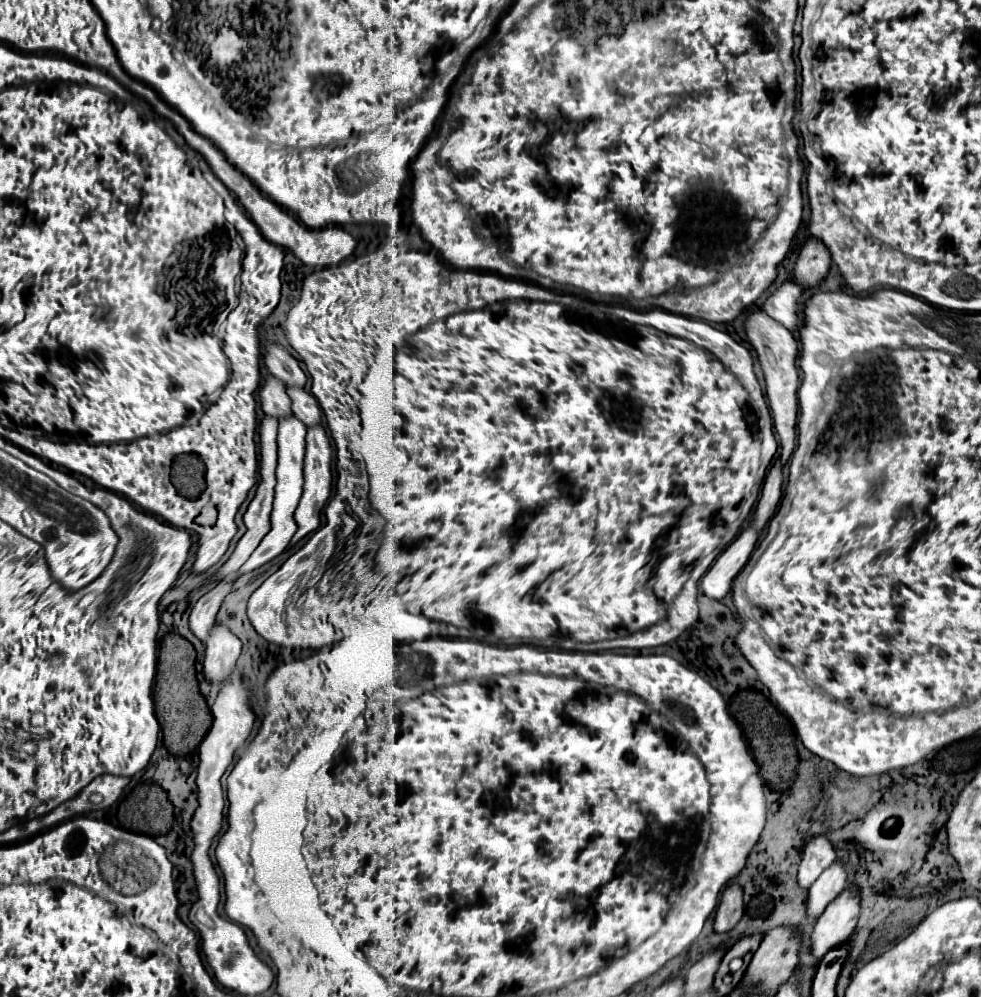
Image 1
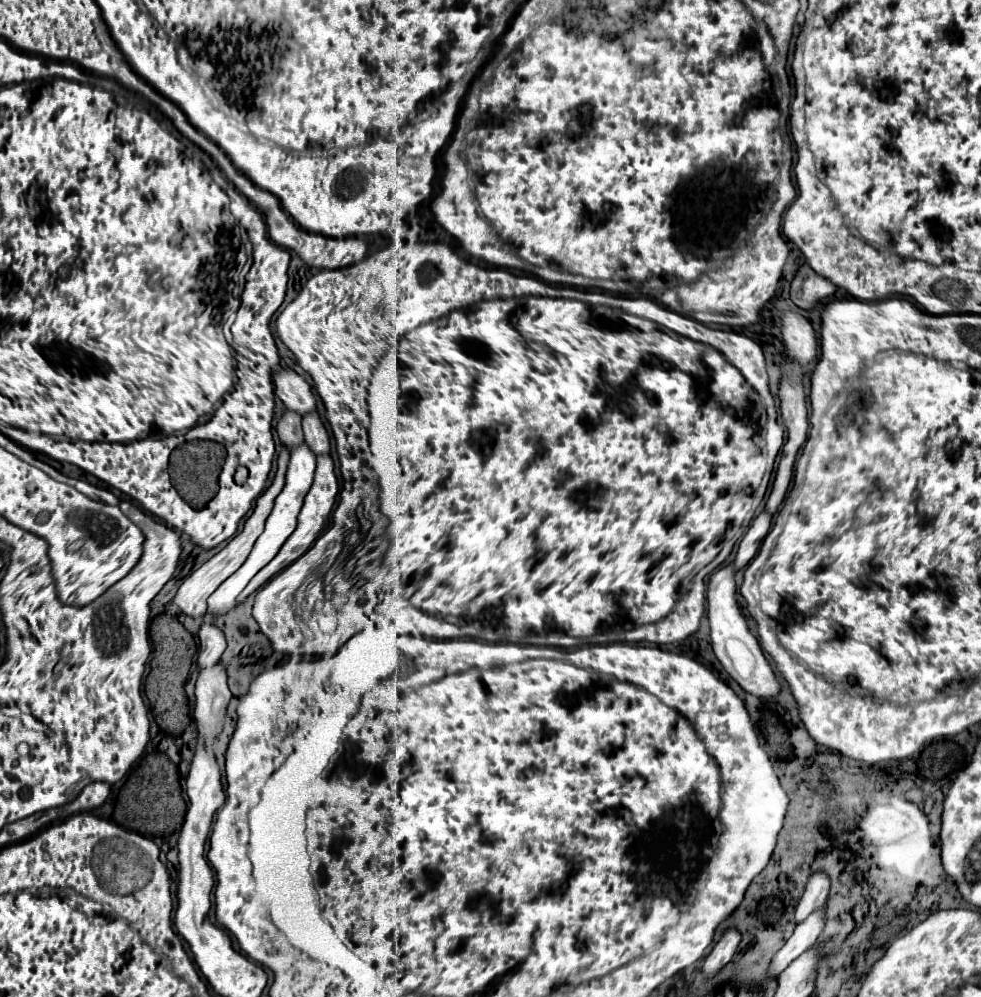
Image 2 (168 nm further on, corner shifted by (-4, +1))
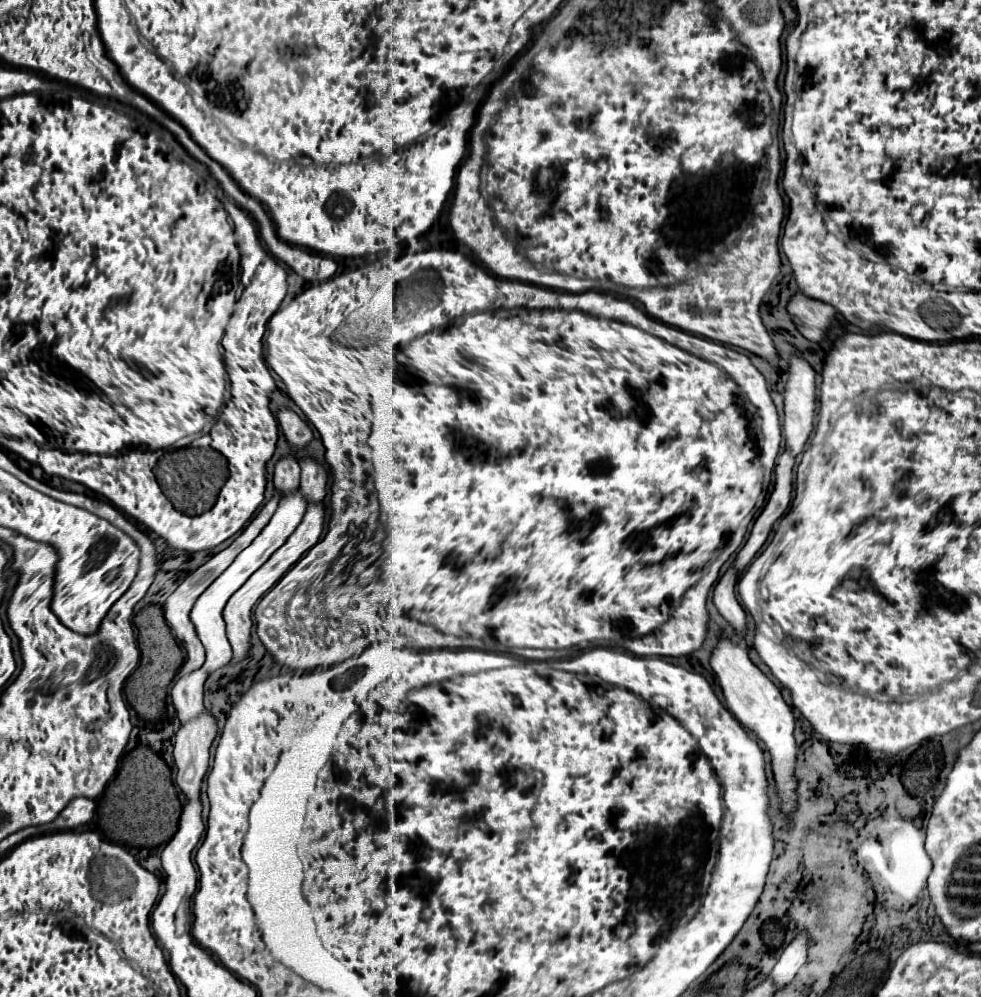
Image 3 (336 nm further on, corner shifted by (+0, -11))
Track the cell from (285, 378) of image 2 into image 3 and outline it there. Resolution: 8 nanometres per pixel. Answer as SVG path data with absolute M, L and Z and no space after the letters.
M281 407L277 411L277 421L279 421L279 425L281 425L281 429L283 429L283 433L285 433L291 447L303 449L311 441L311 437L313 437L311 427L293 409Z

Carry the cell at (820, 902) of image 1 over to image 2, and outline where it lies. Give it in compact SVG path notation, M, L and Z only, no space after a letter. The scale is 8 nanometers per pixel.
M817 911L815 915L807 917L801 925L797 925L795 933L787 939L787 943L771 959L769 977L779 977L779 973L785 971L789 967L789 963L793 963L803 951L807 951L821 935L823 923L825 923L825 915L823 915L823 911Z

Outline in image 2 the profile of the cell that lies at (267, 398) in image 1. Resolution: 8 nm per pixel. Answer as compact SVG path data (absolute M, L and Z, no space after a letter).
M285 411L279 425L277 425L277 433L279 433L279 439L281 443L287 447L287 449L295 449L299 445L303 445L303 431L301 431L301 419L299 415L291 413L291 411Z

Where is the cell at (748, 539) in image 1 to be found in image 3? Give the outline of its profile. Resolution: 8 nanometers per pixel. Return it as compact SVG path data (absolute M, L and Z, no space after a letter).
M719 635L719 641L711 653L709 659L717 681L723 689L725 695L725 703L729 707L729 711L739 719L739 723L757 733L757 737L765 743L767 751L771 753L773 759L773 779L777 781L779 787L779 797L781 797L781 805L779 809L783 813L793 813L795 805L797 805L797 793L795 793L795 777L793 777L793 767L795 767L795 753L797 753L797 745L795 745L795 737L793 737L793 729L795 729L795 717L791 707L785 703L779 687L773 685L773 681L749 659L747 649L739 647L733 639L729 639L727 635Z

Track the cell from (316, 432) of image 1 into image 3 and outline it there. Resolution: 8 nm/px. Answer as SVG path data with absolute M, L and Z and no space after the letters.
M309 503L307 505L307 511L303 515L303 521L299 523L299 527L293 531L293 535L271 555L271 559L261 565L251 577L249 581L229 599L225 611L223 611L223 617L225 617L225 623L227 623L227 637L229 637L229 643L233 647L233 659L243 659L249 651L249 633L251 633L251 611L255 607L255 603L303 557L303 553L307 553L321 537L323 533L323 523L325 523L325 505L323 503Z

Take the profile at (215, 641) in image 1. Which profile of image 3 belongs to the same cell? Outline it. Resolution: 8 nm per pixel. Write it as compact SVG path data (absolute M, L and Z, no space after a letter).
M205 709L201 715L197 715L191 723L183 725L177 735L175 735L175 765L177 765L177 777L175 777L175 783L179 785L179 789L183 791L183 795L187 797L199 797L199 789L201 789L201 781L209 769L209 751L211 751L211 745L217 737L217 719L215 715Z

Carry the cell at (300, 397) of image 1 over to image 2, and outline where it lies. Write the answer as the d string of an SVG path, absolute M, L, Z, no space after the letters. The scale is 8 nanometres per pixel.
M311 413L307 415L307 419L303 419L303 431L305 431L305 443L315 455L329 455L331 449L329 433L323 427L317 413Z

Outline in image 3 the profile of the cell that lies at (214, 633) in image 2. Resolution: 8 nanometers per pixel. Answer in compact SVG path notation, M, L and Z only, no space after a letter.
M199 667L183 675L181 679L177 679L175 685L171 687L171 699L173 699L177 717L181 719L181 723L191 721L205 709L203 707L203 687L205 687L207 677L209 673L203 671L203 667Z

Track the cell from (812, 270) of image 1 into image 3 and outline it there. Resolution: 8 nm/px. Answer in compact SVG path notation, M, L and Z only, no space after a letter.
M795 293L787 305L787 311L803 337L819 343L835 317L835 309L823 301L815 301L803 293Z

